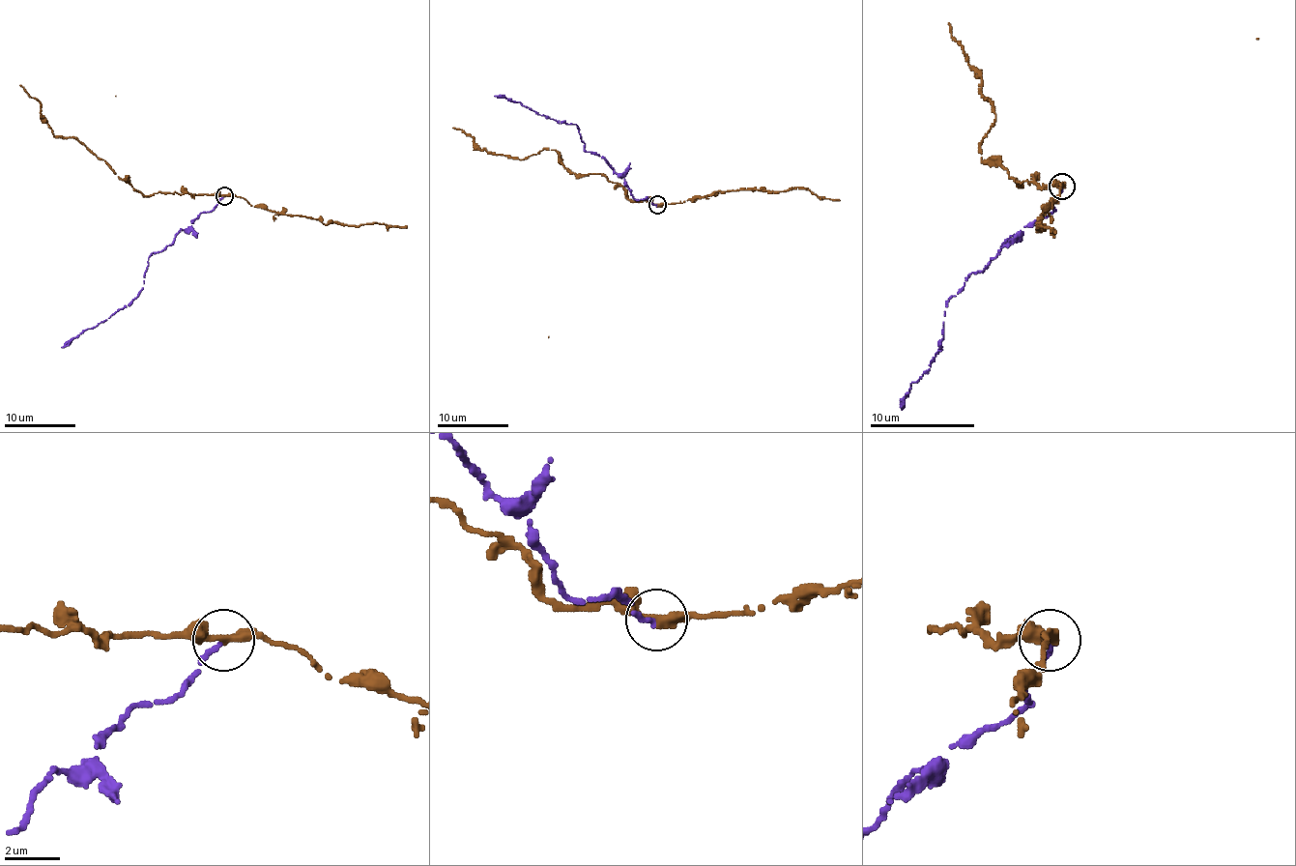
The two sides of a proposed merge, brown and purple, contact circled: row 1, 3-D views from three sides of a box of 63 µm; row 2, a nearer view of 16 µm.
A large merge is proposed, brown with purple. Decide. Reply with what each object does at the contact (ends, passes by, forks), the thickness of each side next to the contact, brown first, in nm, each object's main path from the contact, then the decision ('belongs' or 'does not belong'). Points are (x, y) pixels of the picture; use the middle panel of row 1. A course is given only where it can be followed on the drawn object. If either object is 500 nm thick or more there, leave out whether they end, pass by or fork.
brown passes by | purple ends | 280/200 nm | brown via (656, 205), (632, 201), (600, 173), (577, 175), (552, 150), (524, 158), (489, 154), (453, 128) | purple via (656, 205), (647, 198), (636, 200), (625, 177), (600, 156), (588, 152), (575, 124), (560, 122), (494, 96) | does not belong

